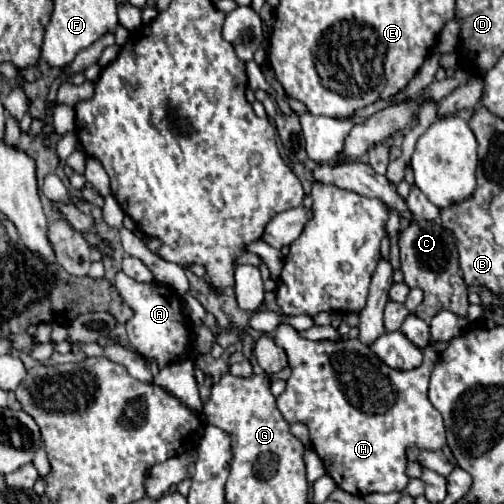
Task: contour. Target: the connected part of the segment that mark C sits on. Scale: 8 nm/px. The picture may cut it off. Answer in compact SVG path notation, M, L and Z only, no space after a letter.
M412 220L406 230L398 236L400 260L404 282L410 288L424 290L424 302L418 306L416 316L430 322L440 310L450 310L458 316L466 316L468 310L468 288L460 274L460 258L456 252L456 240L440 220Z

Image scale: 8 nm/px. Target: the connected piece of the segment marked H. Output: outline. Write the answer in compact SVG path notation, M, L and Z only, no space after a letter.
M280 324L274 342L288 354L288 366L292 370L286 380L286 390L278 396L278 410L286 422L302 422L308 426L314 452L324 460L328 474L334 482L356 496L368 496L370 492L388 494L404 490L410 482L406 474L408 448L440 450L446 444L446 430L440 412L428 400L428 380L436 362L436 350L424 348L424 362L412 370L394 370L386 366L370 346L356 340L324 340L312 342L300 338L292 326Z

